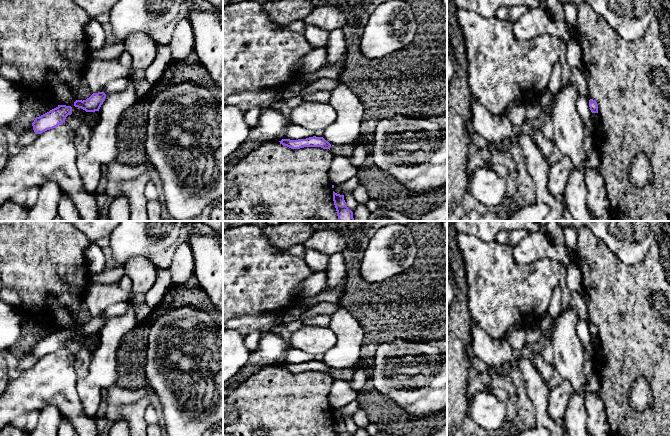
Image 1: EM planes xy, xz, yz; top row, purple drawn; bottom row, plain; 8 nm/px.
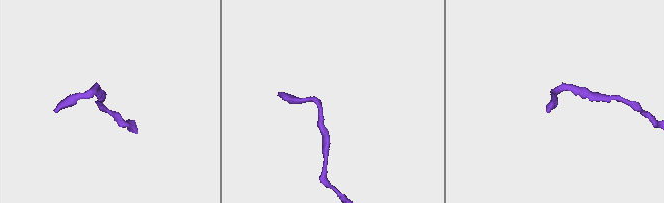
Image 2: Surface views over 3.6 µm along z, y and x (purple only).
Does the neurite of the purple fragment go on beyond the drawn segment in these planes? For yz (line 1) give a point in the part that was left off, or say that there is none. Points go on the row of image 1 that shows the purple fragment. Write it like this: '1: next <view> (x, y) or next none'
1: next none

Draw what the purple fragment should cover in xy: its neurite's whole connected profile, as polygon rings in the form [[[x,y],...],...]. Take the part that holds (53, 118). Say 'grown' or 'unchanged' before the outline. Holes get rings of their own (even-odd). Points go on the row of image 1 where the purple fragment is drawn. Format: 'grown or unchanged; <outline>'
unchanged; [[[58,105],[49,112],[36,117],[32,123],[33,130],[37,134],[41,134],[47,130],[53,129],[58,125],[65,123],[68,115],[72,114],[72,107],[66,105]]]

